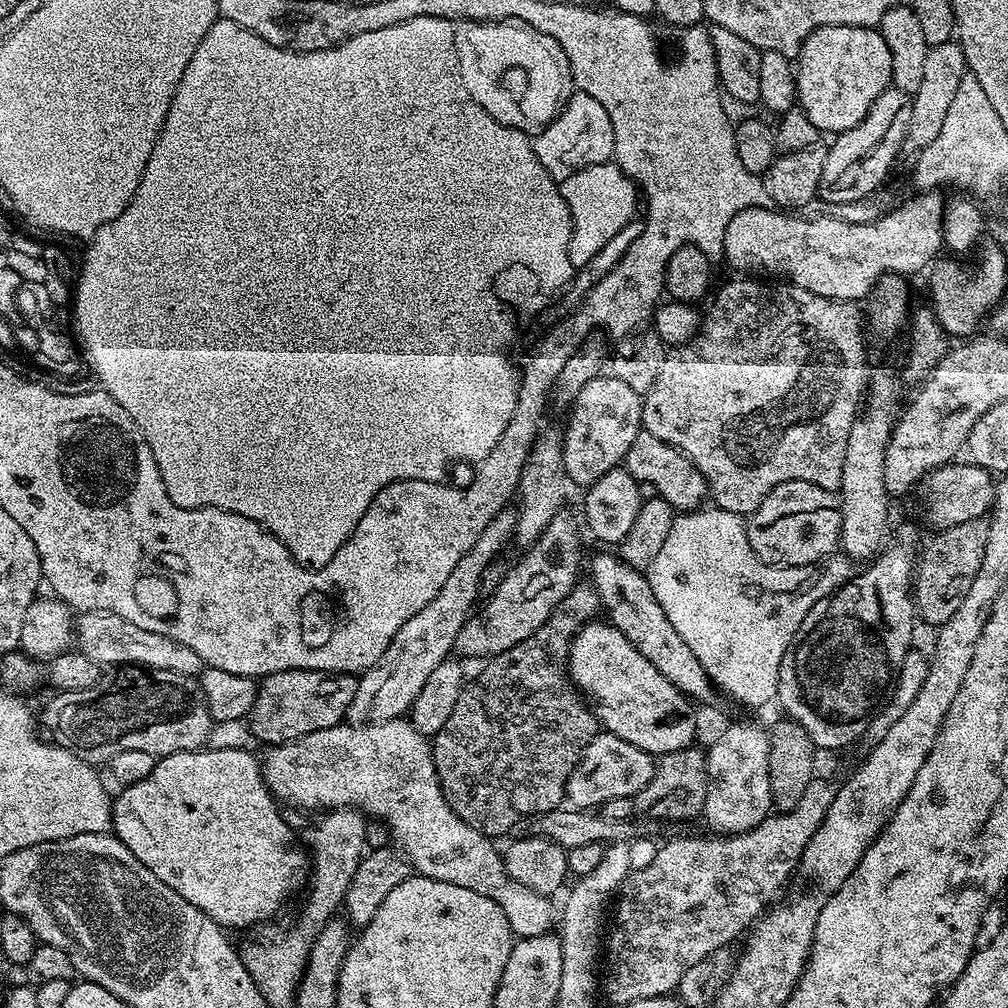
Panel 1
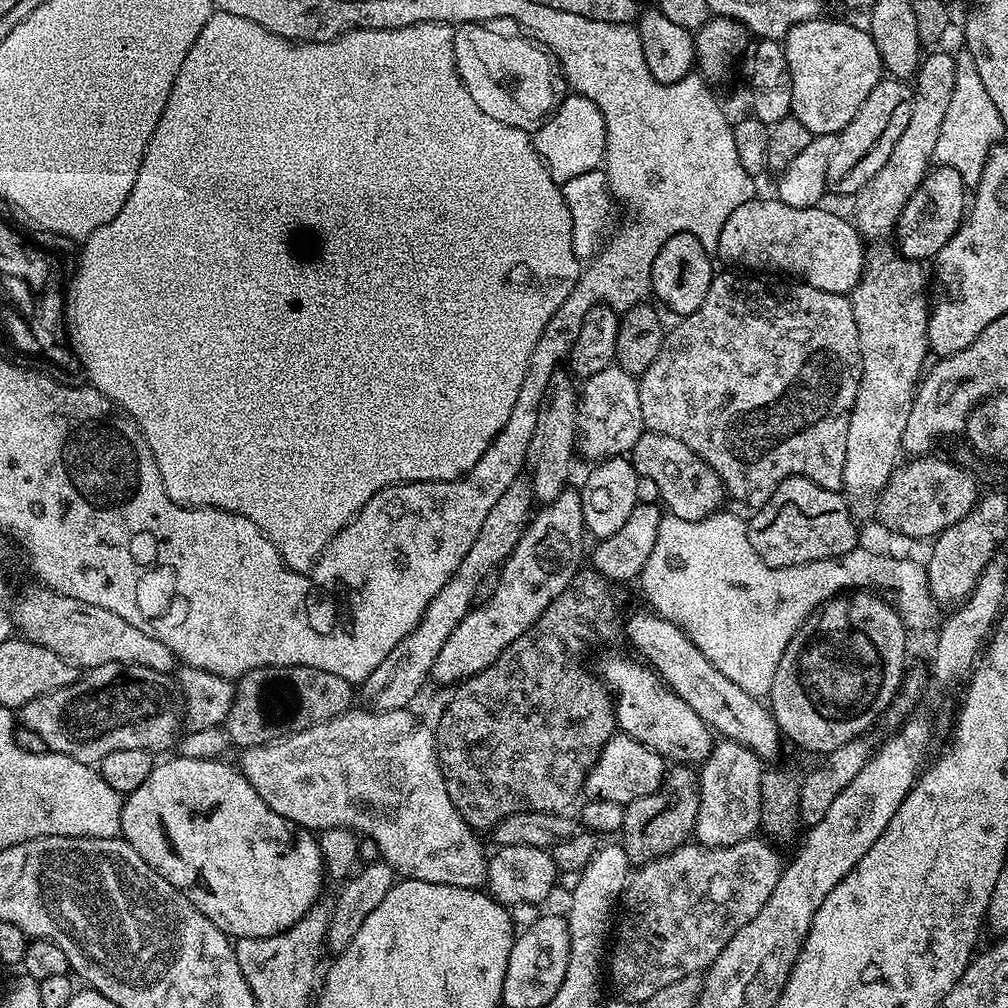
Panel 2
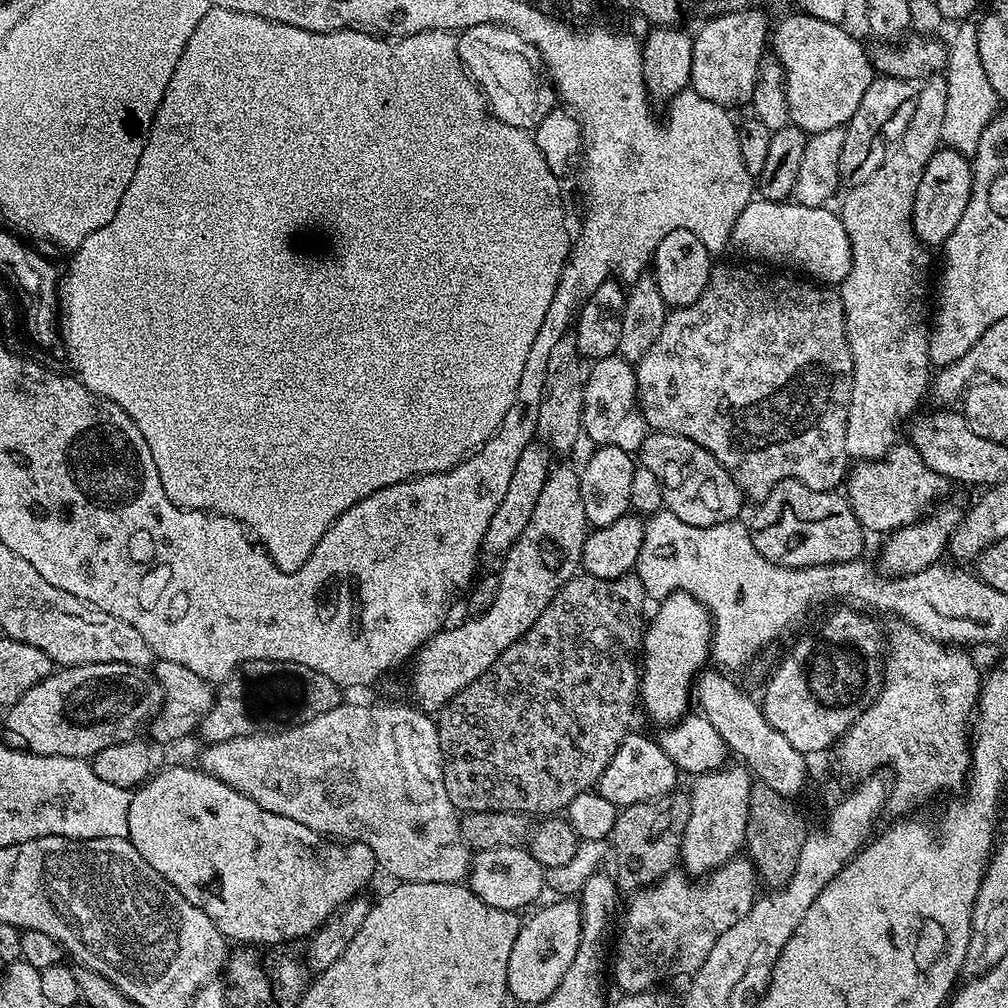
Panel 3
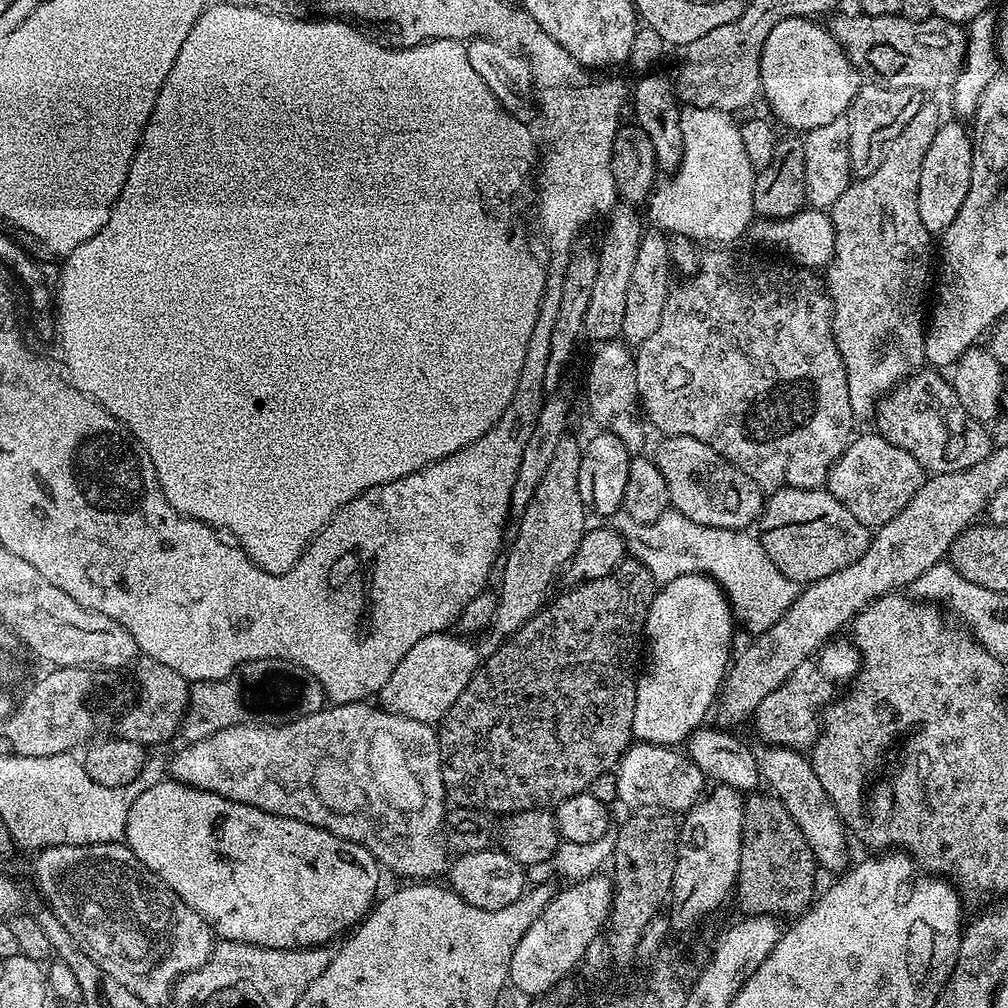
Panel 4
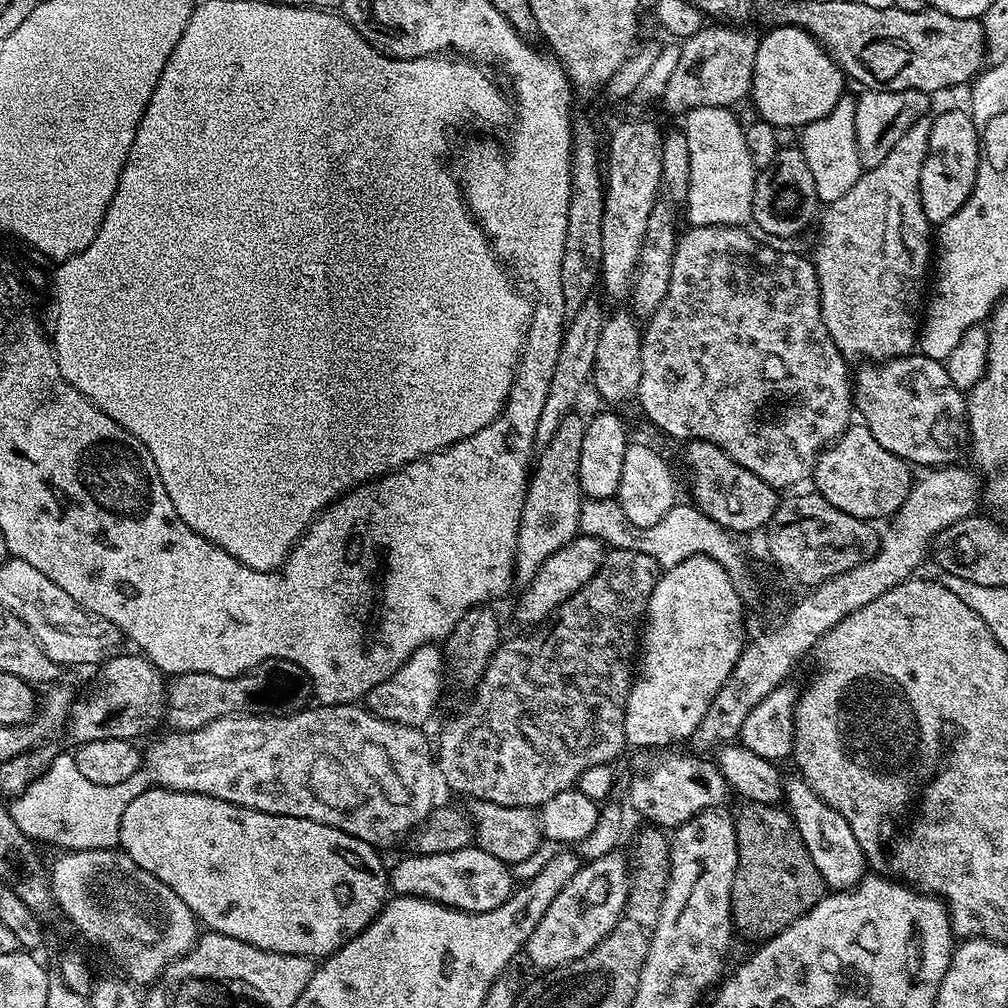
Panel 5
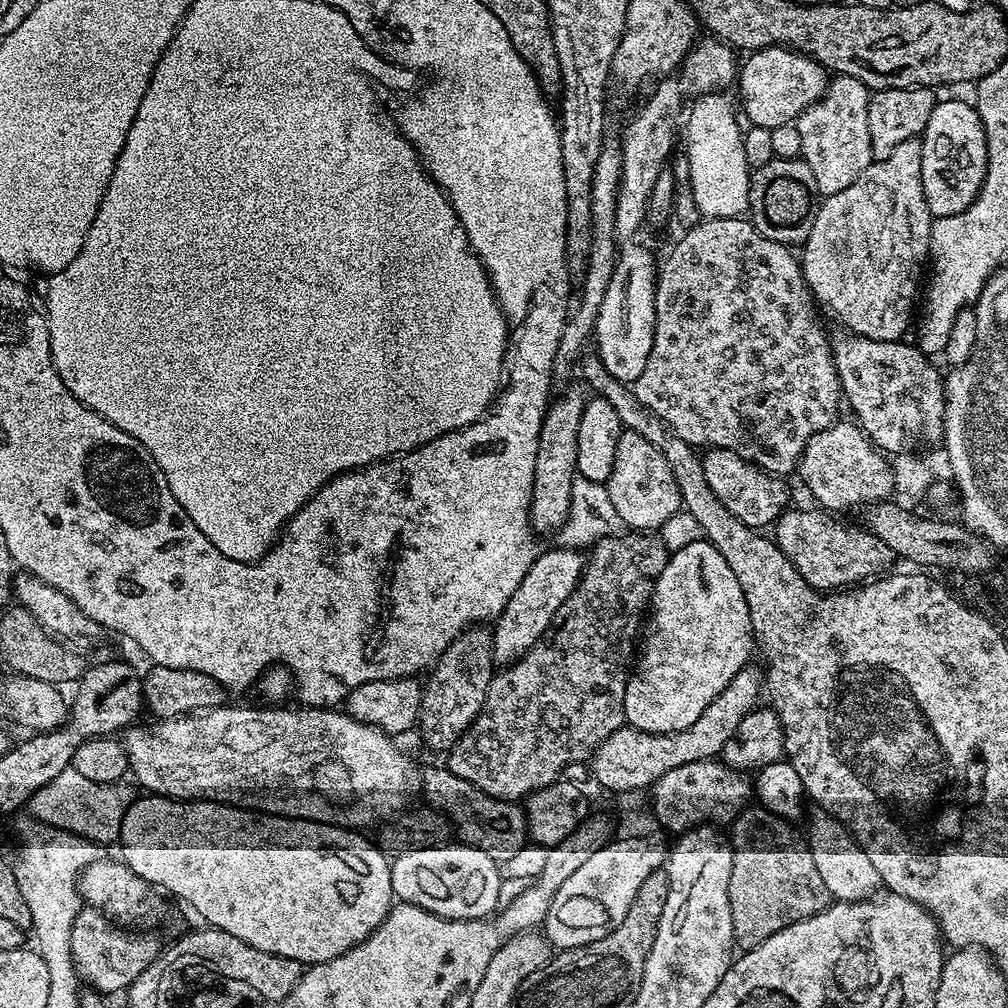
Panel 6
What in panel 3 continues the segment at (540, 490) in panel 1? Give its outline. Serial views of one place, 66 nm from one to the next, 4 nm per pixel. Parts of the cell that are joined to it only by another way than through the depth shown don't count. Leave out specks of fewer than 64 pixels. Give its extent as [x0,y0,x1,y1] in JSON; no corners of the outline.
[536,334,586,453]

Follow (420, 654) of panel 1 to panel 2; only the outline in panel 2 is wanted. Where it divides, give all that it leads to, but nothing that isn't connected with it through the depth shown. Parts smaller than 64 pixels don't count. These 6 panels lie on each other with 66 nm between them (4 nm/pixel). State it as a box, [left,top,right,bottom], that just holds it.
[358,479,534,712]

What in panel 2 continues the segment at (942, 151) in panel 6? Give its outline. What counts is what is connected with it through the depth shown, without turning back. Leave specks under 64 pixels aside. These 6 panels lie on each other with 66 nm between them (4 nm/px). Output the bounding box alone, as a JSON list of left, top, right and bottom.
[895,167,966,261]

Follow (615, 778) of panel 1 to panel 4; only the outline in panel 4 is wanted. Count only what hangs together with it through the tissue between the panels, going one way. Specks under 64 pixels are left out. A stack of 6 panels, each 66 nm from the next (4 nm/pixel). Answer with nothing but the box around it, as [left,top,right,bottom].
[614,742,706,814]

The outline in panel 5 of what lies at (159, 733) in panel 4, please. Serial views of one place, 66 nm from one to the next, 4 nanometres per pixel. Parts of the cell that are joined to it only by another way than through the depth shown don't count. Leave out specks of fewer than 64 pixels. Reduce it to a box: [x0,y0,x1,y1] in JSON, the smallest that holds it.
[70,654,168,746]

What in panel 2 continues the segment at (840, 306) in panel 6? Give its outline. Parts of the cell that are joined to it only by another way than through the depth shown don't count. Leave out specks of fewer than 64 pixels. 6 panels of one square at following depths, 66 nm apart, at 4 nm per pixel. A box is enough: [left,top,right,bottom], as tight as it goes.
[842,50,956,521]

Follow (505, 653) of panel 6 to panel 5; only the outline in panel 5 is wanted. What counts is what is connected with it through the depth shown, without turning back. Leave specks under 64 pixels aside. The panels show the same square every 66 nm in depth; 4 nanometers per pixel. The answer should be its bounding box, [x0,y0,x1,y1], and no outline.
[516,534,605,626]

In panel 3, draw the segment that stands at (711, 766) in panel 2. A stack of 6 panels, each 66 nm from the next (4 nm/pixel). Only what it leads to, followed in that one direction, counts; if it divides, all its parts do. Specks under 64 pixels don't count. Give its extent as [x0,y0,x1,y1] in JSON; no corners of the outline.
[679,766,754,878]

